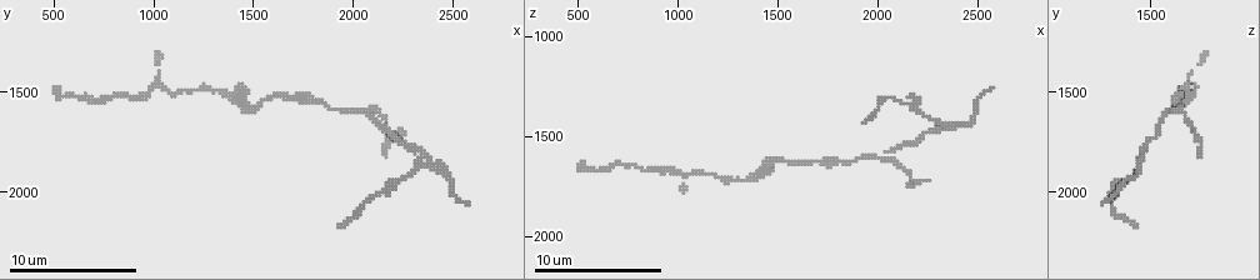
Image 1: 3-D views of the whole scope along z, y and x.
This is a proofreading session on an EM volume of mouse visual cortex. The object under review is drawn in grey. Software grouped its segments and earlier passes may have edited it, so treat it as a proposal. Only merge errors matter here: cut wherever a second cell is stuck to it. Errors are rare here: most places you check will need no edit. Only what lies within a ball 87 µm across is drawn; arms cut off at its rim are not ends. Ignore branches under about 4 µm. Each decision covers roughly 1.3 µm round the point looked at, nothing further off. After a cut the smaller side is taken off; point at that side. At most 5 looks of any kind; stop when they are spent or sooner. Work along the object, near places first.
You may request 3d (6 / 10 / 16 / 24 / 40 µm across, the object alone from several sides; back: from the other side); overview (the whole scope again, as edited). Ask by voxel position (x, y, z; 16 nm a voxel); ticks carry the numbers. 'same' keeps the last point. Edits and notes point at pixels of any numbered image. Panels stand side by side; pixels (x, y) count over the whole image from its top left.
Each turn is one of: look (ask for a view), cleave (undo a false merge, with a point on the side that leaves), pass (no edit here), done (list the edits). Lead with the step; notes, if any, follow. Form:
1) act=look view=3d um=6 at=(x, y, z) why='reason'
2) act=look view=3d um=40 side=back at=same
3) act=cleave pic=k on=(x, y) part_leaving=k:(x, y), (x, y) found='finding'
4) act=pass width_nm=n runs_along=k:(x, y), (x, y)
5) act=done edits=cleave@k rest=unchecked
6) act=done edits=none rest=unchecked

act=look view=3d um=10 at=(1730, 1520, 1630)

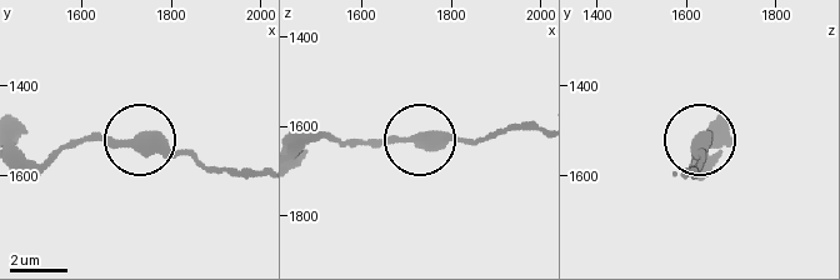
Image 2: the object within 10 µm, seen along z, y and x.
act=look view=3d um=10 side=back at=(1720, 1530, 1635)

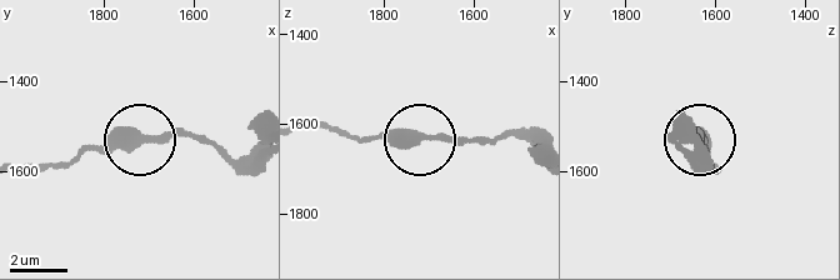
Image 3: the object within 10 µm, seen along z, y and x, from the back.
act=pass runs_along=3:(409, 135), (414, 143), (345, 135) found='one cell here'

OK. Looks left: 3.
act=look view=3d um=6 at=(1020, 1450, 1680) why='calibre changes'

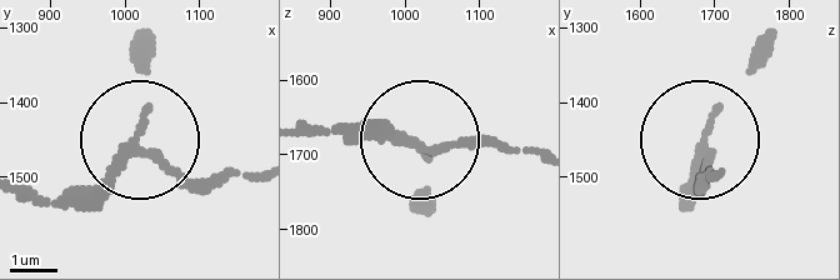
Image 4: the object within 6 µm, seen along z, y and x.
act=pass runs_along=4:(533, 151), (334, 135) found='all the same cell'

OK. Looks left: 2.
act=look view=3d um=6 at=(2030, 1600, 1630) why='a fork'

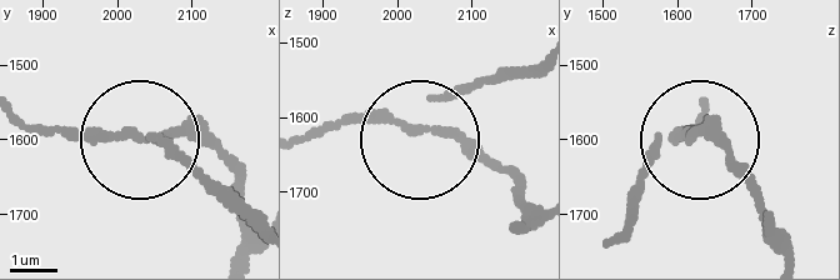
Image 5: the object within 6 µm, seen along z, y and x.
act=look view=3d um=6 side=back at=(2035, 1595, 1620)

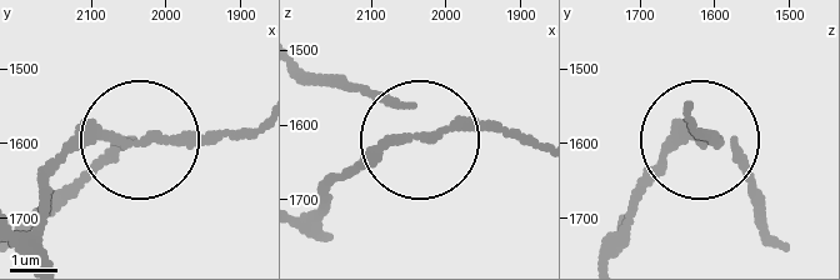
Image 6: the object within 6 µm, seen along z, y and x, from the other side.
act=cleave pic=6 on=(111, 138) side_arm_um=6 part_leaving=6:(183, 134), (103, 134), (79, 146), (43, 194), (43, 254) found='two cells meet here'

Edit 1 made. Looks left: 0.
act=done edits=cleave@6 rest=unchecked

